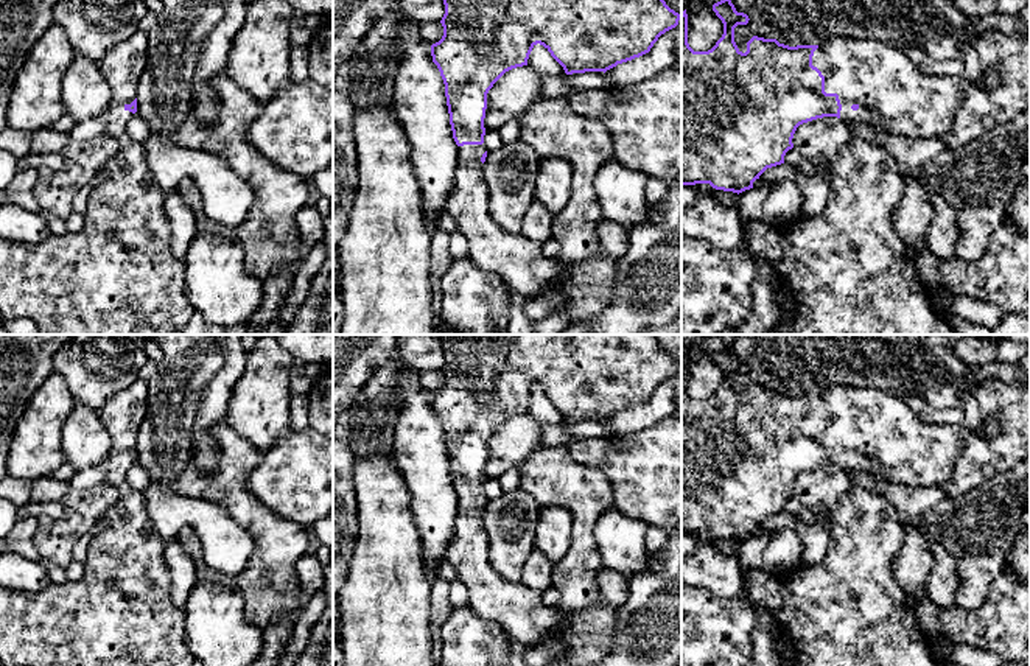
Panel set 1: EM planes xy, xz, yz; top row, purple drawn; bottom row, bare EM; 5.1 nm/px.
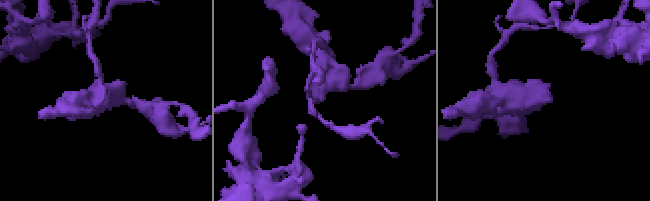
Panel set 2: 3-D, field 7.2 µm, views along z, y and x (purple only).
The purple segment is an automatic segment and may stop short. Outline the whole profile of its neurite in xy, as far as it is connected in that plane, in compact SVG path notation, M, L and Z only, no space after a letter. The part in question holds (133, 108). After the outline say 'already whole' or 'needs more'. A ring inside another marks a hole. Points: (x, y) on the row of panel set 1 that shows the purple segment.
M137 30L98 64L112 100L98 117L75 123L68 135L78 142L109 135L117 140L118 151L100 170L100 182L89 188L79 232L51 233L39 244L0 238L0 321L30 319L40 335L176 335L196 311L185 293L185 265L171 255L171 226L163 209L166 193L146 165L145 146L126 134L126 124L137 112L138 81L148 65L148 33Z | needs more

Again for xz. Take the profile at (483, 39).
M443 0L443 5L445 14L440 20L443 36L431 45L431 56L445 84L450 124L459 154L454 185L445 210L454 218L457 230L465 237L468 257L479 269L495 272L510 291L523 294L531 300L549 291L559 291L563 294L563 303L557 311L566 310L569 324L588 322L610 302L618 258L597 251L582 263L571 266L566 272L557 258L543 255L540 243L534 243L521 233L507 232L492 219L489 187L482 174L487 157L484 143L487 93L506 72L527 65L529 54L537 44L551 53L566 75L605 73L618 64L649 53L661 34L678 25L680 14L671 9L664 0Z | needs more

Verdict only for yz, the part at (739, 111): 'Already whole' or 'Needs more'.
Needs more

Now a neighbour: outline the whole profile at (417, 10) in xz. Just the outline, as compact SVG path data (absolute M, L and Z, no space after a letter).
M398 0L397 9L415 22L440 22L445 14L443 0Z

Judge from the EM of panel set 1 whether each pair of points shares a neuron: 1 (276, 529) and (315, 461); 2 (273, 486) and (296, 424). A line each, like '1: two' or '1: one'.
1: two
2: two

